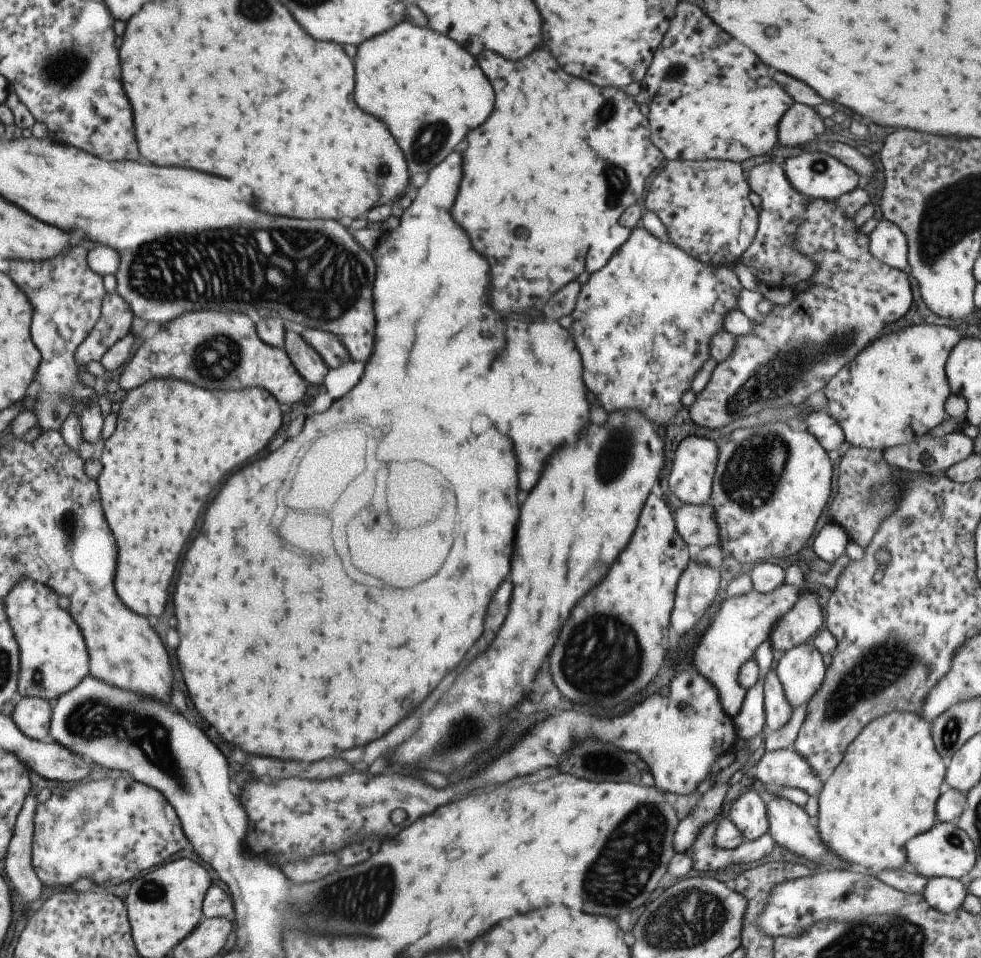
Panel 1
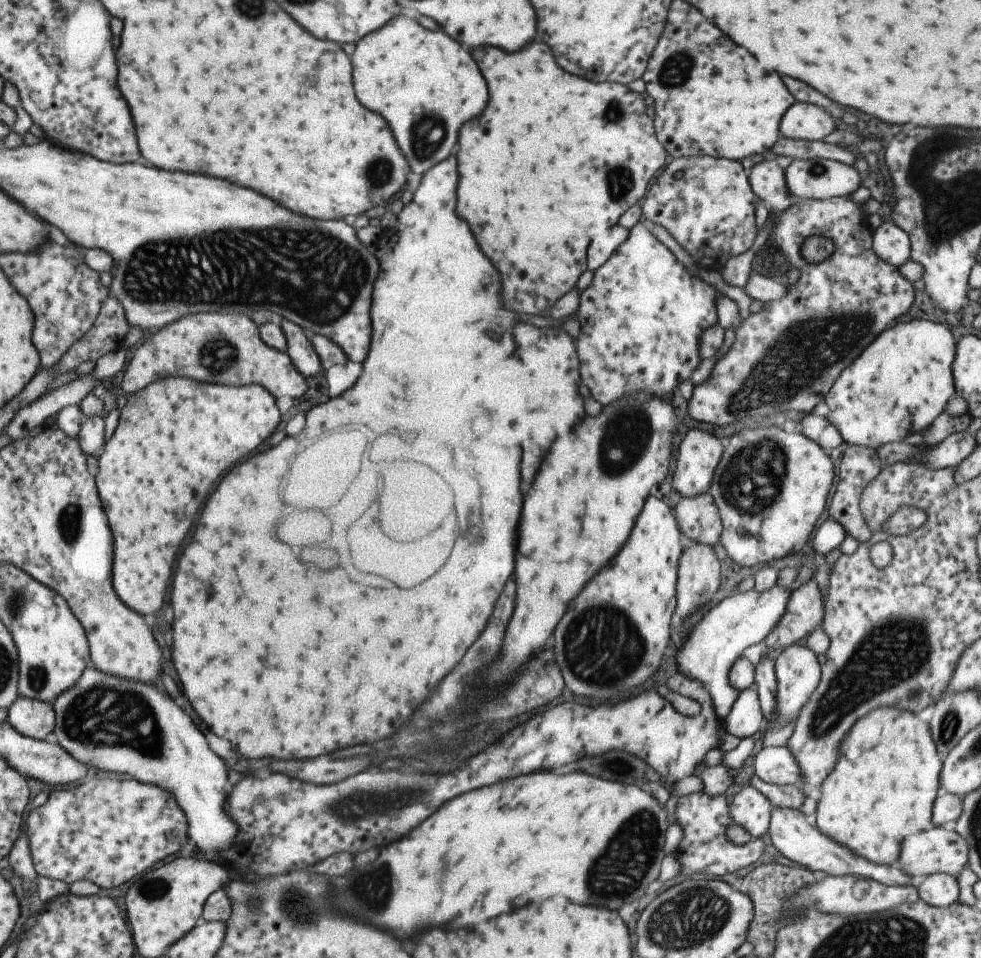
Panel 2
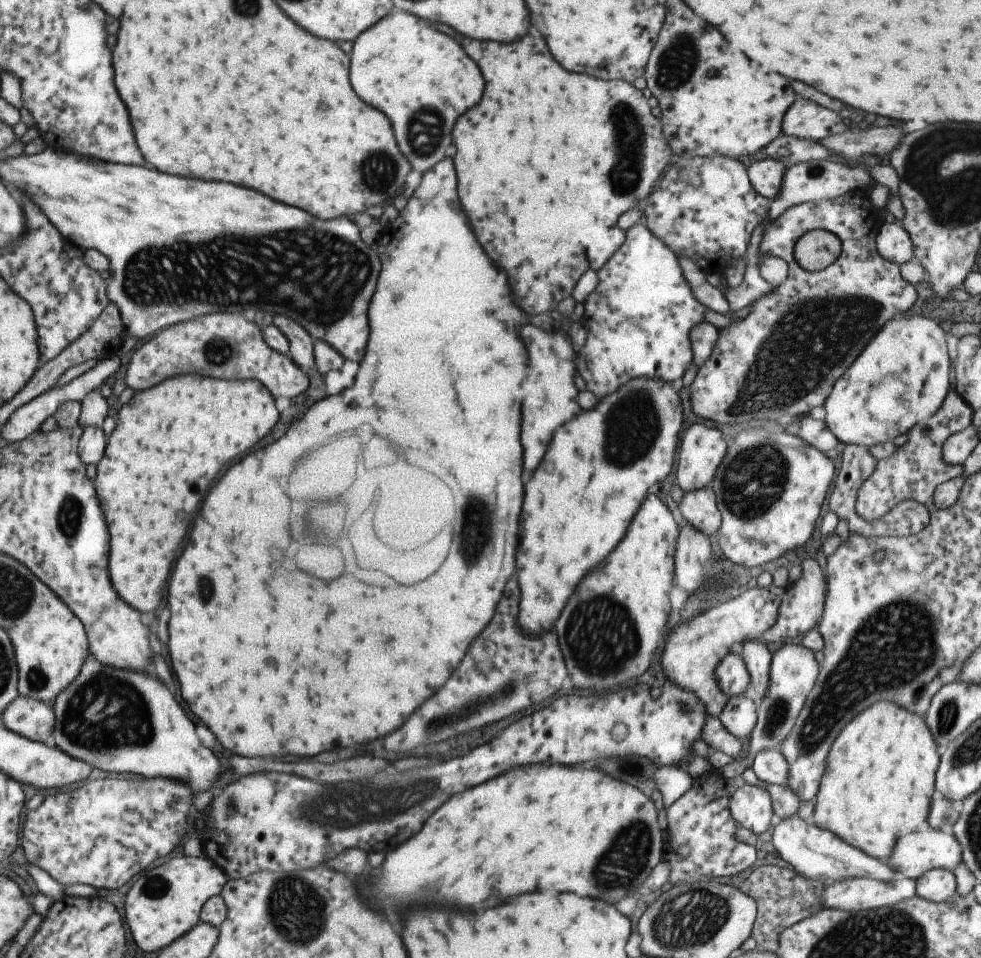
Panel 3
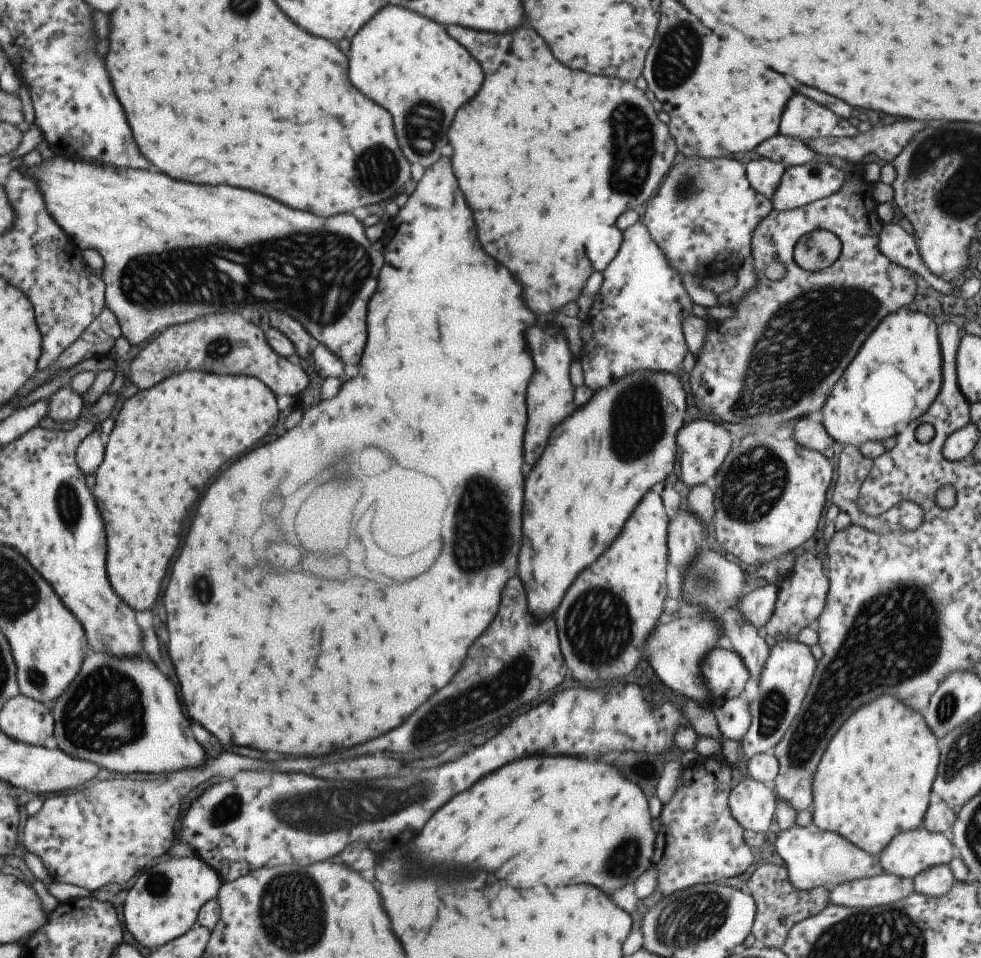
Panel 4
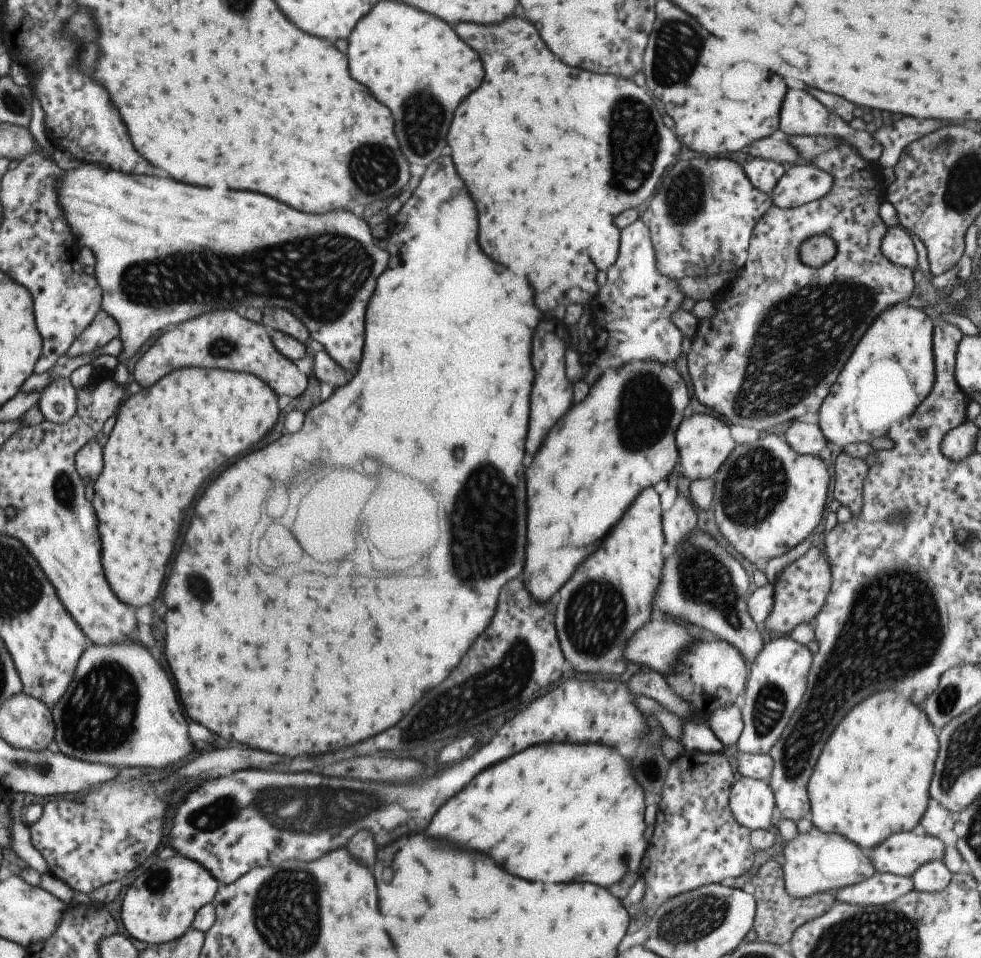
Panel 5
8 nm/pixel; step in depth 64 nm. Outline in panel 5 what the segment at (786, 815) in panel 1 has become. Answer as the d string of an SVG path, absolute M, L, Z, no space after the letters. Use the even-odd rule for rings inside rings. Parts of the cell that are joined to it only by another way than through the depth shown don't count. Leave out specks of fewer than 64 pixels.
M815 828L809 834L799 834L789 844L783 844L783 856L785 864L781 868L783 868L785 892L795 900L805 900L815 894L839 892L875 874L871 860L863 856L857 844L839 834L821 834Z

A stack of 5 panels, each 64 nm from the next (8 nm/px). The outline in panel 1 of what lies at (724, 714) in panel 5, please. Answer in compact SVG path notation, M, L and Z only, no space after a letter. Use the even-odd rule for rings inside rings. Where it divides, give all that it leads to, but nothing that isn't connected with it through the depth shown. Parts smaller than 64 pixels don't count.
M761 642L755 648L753 656L755 656L755 662L759 668L757 684L745 692L739 714L735 714L731 718L733 728L739 730L743 742L749 742L751 738L755 738L757 734L761 734L767 728L765 726L765 704L763 704L763 678L769 670L773 670L773 664L771 664L773 652L769 650L769 642Z

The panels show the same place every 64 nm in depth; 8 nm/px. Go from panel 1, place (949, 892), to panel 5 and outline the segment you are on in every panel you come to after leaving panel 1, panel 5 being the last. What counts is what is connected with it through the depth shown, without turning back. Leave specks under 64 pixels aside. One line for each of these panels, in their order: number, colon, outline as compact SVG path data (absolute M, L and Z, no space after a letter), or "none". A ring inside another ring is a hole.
2: M929 874L919 880L915 888L919 892L919 900L935 908L947 908L959 900L957 878L951 874Z
3: M929 870L915 880L915 892L929 902L943 904L957 892L957 880L949 870Z
4: M931 866L913 878L915 892L933 898L945 896L953 884L955 884L955 876L949 870L949 866Z
5: M933 860L933 862L921 864L909 878L913 880L913 890L933 894L949 886L951 876L953 874L947 870L947 866L941 860Z

